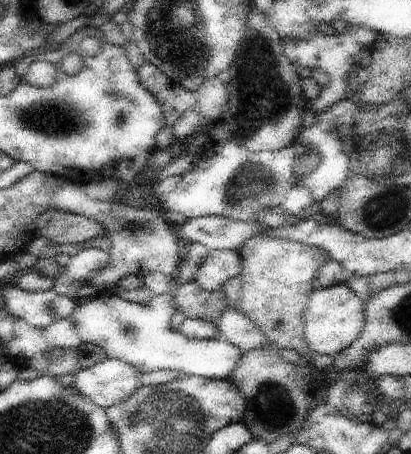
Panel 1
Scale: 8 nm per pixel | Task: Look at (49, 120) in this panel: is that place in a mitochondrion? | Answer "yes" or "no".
yes

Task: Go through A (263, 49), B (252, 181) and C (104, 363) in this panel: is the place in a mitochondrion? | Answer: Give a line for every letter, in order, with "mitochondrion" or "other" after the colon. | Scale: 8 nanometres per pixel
A: other
B: mitochondrion
C: other

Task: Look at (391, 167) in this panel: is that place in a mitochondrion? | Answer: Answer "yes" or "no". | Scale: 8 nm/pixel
yes

